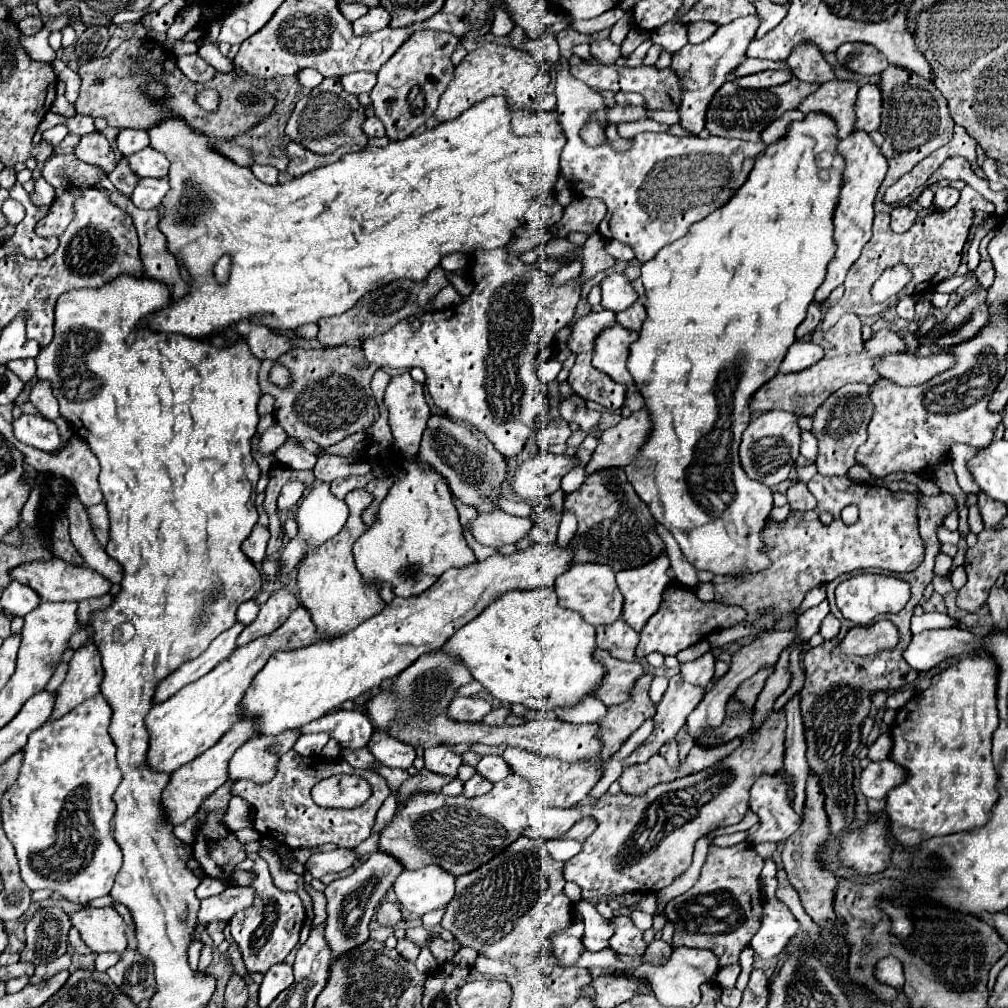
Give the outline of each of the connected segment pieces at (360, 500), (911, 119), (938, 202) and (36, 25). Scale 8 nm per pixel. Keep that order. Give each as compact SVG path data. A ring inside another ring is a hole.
M364 489L350 491L346 495L346 503L350 507L350 517L342 531L320 545L316 551L308 551L306 559L298 567L298 595L302 605L310 611L310 617L316 625L316 631L324 637L344 635L358 627L368 617L380 613L384 609L384 601L378 595L376 583L366 583L364 577L358 573L354 557L352 557L352 543L368 529L362 521L362 511L372 503L372 493Z
M888 65L880 75L878 87L882 93L882 121L880 121L878 131L884 135L884 145L880 147L880 151L888 159L888 173L878 189L873 206L874 211L878 211L878 213L880 211L888 213L896 207L896 204L888 207L882 203L886 183L888 181L890 181L890 185L896 183L898 177L908 173L926 155L930 155L938 147L950 143L954 121L952 121L952 117L950 119L938 117L938 115L948 115L944 95L932 83L928 83L926 79L920 79L920 75L912 75L912 71L904 71L904 67ZM930 113L936 113L936 119Z
M942 187L942 189L938 189L936 195L934 195L934 205L936 205L938 209L952 209L952 207L958 203L958 197L960 197L960 193L958 193L956 189L952 189L952 187Z
M24 17L18 23L18 27L20 27L20 33L22 35L36 35L44 27L44 23L42 23L40 17Z

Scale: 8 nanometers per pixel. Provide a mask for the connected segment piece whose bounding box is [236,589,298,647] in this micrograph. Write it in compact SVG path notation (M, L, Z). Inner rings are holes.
M280 589L276 593L272 593L272 597L260 607L260 613L256 617L256 621L252 625L248 625L236 639L238 647L250 643L252 639L258 639L262 635L268 635L272 631L276 631L286 619L288 615L298 609L298 599L294 597L292 591L288 589Z

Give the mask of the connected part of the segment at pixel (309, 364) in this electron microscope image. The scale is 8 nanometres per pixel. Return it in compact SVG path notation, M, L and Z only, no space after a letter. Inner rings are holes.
M340 345L324 349L292 349L278 359L292 371L294 383L290 389L274 387L268 381L274 361L264 359L260 365L260 389L274 397L274 419L286 431L288 437L298 441L310 439L320 447L334 445L344 437L364 431L378 419L378 405L370 389L370 381L376 373L374 363L366 363L362 371L356 367L364 363L364 351L358 345Z

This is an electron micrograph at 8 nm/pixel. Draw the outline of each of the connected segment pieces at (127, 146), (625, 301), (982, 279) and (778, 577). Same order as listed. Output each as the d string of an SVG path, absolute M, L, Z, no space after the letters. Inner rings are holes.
M120 129L116 137L116 147L120 149L122 155L132 155L140 149L146 149L150 145L148 133L146 131L136 131L136 129Z
M612 271L612 275L606 275L602 279L602 307L610 311L624 311L638 299L638 293L634 291L632 283L624 279L622 273Z
M990 231L982 241L980 241L980 265L974 269L973 276L978 279L978 283L984 287L984 289L988 289L990 285L992 285L992 281L994 281L994 267L992 267L992 261L990 261L990 255L988 255L988 251L986 251L986 245L988 245L988 241L992 239L992 235L994 235L994 231Z
M816 473L812 477L812 481L808 483L808 489L814 493L814 497L818 501L818 507L814 511L790 515L784 525L768 523L764 533L762 533L762 541L764 541L764 547L766 547L766 553L768 553L772 565L768 569L756 573L756 575L742 575L742 577L716 575L716 577L712 577L710 583L714 585L714 601L716 603L744 607L748 611L746 621L760 619L758 609L772 605L774 609L770 615L778 617L776 627L788 629L798 615L796 609L800 607L806 591L810 591L816 585L830 583L842 573L850 573L850 571L864 569L864 567L880 567L880 569L886 569L890 573L910 573L922 563L924 545L922 545L922 539L918 533L918 515L916 515L918 499L914 495L890 493L888 489L874 487L874 485L862 485L862 483L856 483L848 477L825 477L820 473ZM846 505L856 505L860 511L858 521L854 525L846 525L840 517L842 507L846 507ZM820 511L830 511L834 515L834 521L830 525L822 525L820 517L818 517Z

